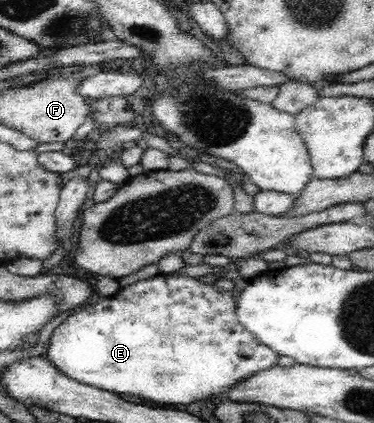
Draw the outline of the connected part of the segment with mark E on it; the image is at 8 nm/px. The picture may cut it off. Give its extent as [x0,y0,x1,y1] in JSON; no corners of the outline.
[43,275,278,404]

